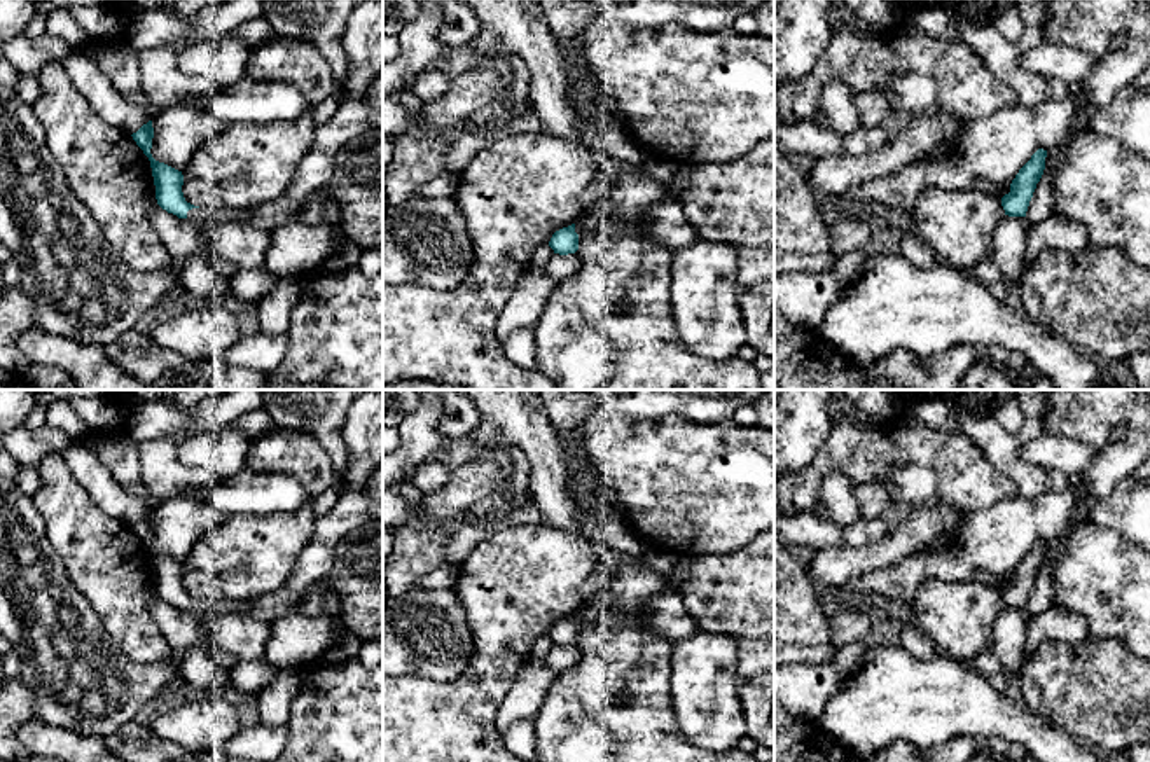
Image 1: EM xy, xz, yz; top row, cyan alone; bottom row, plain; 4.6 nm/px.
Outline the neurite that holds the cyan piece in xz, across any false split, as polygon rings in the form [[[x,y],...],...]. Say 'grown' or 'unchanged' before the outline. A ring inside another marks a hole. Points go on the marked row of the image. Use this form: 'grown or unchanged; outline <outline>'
grown; outline [[[610,211],[603,217],[596,217],[585,227],[580,227],[575,224],[563,227],[552,234],[549,246],[554,250],[554,253],[559,253],[559,255],[575,253],[578,250],[578,238],[585,231],[603,229],[615,215],[617,211]]]

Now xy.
grown; outline [[[383,70],[374,77],[364,98],[343,94],[337,114],[323,126],[315,126],[311,150],[295,170],[292,187],[276,201],[255,210],[208,210],[185,201],[182,171],[152,157],[152,121],[143,124],[133,140],[150,161],[157,204],[178,218],[192,222],[234,222],[241,225],[276,229],[294,218],[301,201],[315,189],[323,189],[334,171],[337,152],[353,138],[371,129],[383,129]]]

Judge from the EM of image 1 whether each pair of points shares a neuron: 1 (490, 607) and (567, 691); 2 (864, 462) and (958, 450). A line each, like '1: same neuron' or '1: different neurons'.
1: different neurons
2: same neuron

